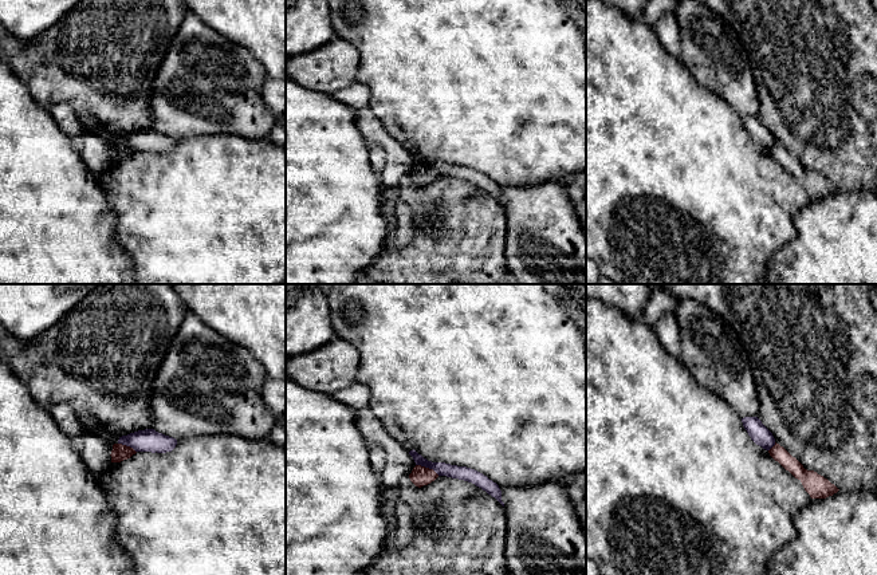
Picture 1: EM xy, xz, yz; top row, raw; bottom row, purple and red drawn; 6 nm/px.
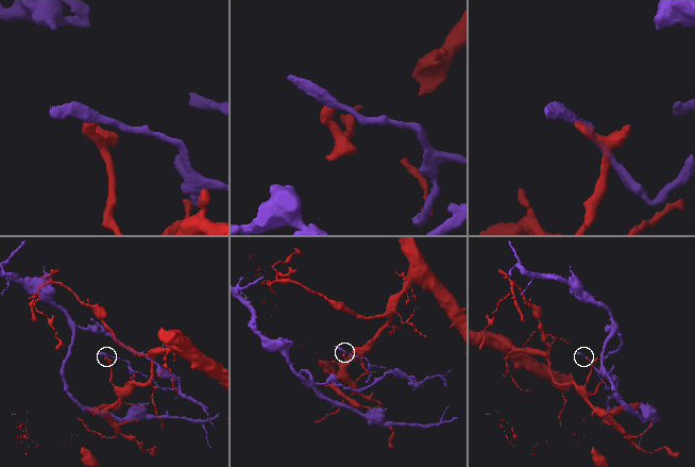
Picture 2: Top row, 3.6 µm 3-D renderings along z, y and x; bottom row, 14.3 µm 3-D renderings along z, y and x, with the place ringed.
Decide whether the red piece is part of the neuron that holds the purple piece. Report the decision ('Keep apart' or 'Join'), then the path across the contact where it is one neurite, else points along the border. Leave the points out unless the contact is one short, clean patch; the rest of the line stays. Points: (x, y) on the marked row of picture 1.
Keep apart

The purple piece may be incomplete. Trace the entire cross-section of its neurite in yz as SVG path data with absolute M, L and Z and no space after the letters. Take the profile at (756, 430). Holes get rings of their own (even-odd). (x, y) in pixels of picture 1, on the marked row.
M758 417L742 418L743 426L747 430L751 440L766 450L770 450L775 445L772 433L762 424Z

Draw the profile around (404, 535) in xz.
M400 501L396 507L397 531L394 535L394 546L397 550L406 548L414 537L412 517L412 509L405 503Z

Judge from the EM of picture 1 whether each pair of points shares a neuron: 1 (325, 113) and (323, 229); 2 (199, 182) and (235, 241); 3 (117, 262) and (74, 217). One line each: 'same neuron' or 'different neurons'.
1: same neuron
2: same neuron
3: same neuron

